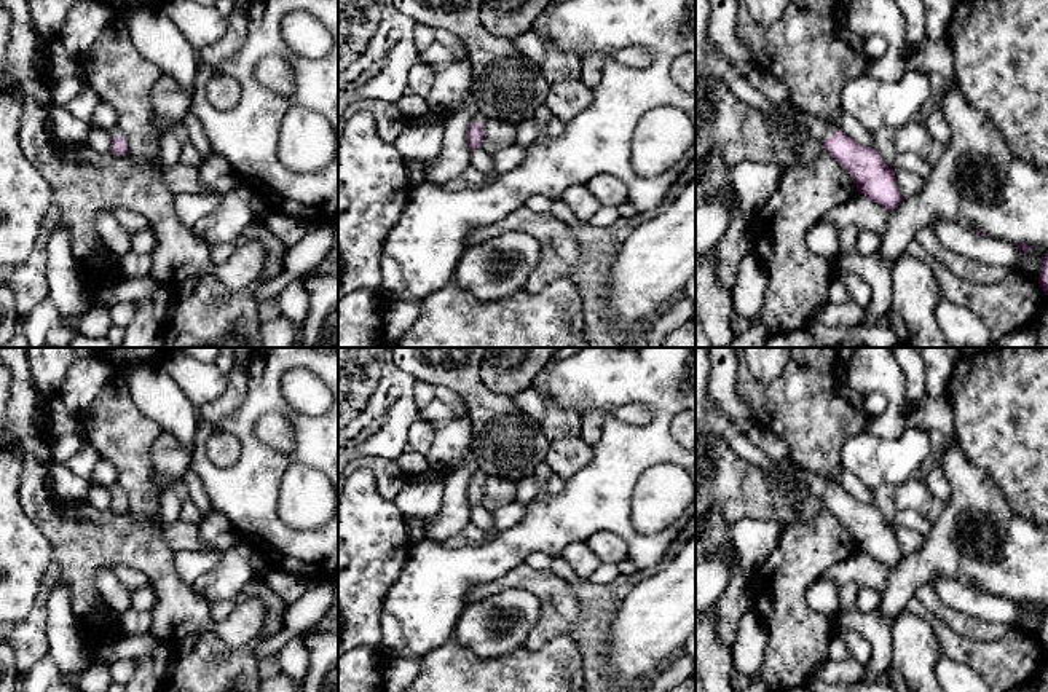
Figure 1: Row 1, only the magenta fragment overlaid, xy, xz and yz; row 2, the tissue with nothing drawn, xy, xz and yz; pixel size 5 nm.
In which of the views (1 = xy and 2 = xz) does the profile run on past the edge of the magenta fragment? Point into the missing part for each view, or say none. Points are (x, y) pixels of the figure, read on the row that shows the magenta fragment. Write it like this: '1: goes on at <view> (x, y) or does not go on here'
1: goes on at xy (115, 131)
2: goes on at xz (477, 117)

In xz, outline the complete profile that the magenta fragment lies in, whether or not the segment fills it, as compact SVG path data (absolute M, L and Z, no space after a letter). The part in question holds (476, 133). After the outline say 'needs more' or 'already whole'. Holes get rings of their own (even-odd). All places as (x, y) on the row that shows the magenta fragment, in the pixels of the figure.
M480 112L474 113L472 123L467 131L467 145L471 150L482 147L482 140L485 136L485 121L487 118Z; needs more

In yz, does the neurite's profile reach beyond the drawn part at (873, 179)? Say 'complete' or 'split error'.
split error

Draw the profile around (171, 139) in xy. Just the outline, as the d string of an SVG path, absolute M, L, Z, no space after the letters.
M180 124L166 126L160 131L160 156L161 167L172 167L182 163L182 145L185 137Z

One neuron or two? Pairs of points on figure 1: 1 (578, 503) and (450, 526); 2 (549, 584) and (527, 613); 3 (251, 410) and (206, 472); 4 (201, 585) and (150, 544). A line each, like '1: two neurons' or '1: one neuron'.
1: two neurons
2: two neurons
3: one neuron
4: two neurons

